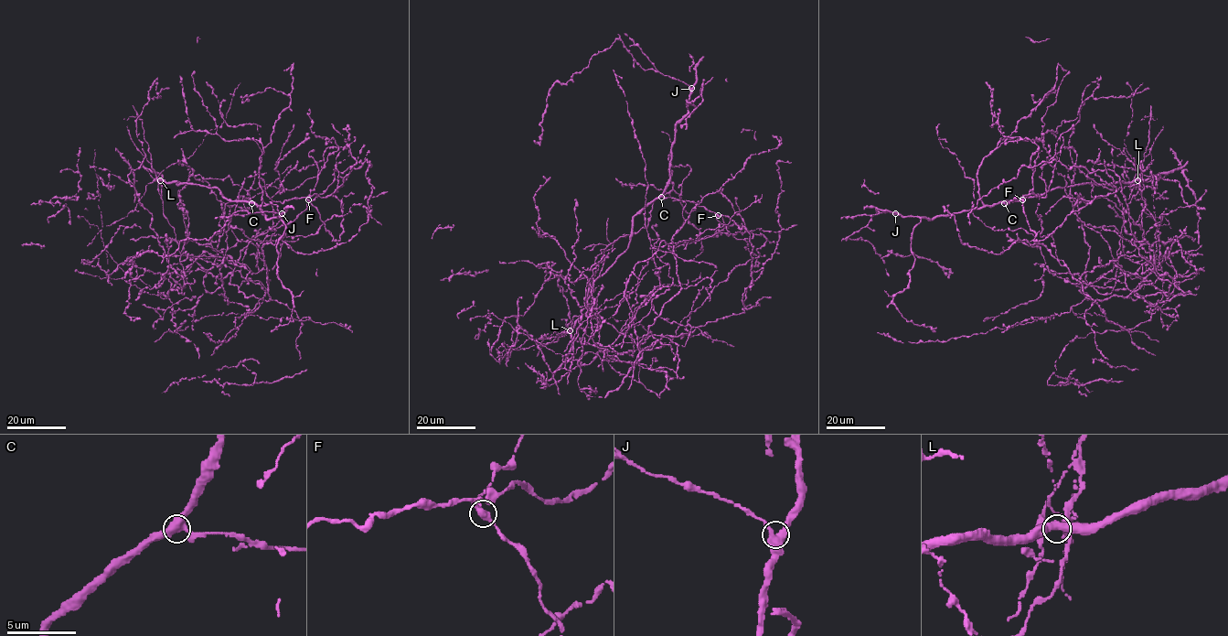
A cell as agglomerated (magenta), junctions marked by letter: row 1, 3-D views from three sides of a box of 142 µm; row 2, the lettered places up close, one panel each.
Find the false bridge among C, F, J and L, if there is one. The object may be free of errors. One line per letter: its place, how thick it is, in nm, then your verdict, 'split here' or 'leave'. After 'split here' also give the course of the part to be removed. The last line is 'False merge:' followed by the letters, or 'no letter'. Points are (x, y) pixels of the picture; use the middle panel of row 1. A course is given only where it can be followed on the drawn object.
C: (661, 197) | 400 nm | leave
F: (718, 215) | 360 nm | leave
J: (691, 88) | 400 nm | leave
L: (570, 330) | 400 nm | split here | (571, 330), (554, 331), (549, 338), (540, 337), (528, 348), (510, 349), (516, 350), (527, 339), (562, 336)
False merge: L

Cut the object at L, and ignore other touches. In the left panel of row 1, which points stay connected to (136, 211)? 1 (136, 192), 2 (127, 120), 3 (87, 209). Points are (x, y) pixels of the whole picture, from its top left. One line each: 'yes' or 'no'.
1: no
2: yes
3: no

